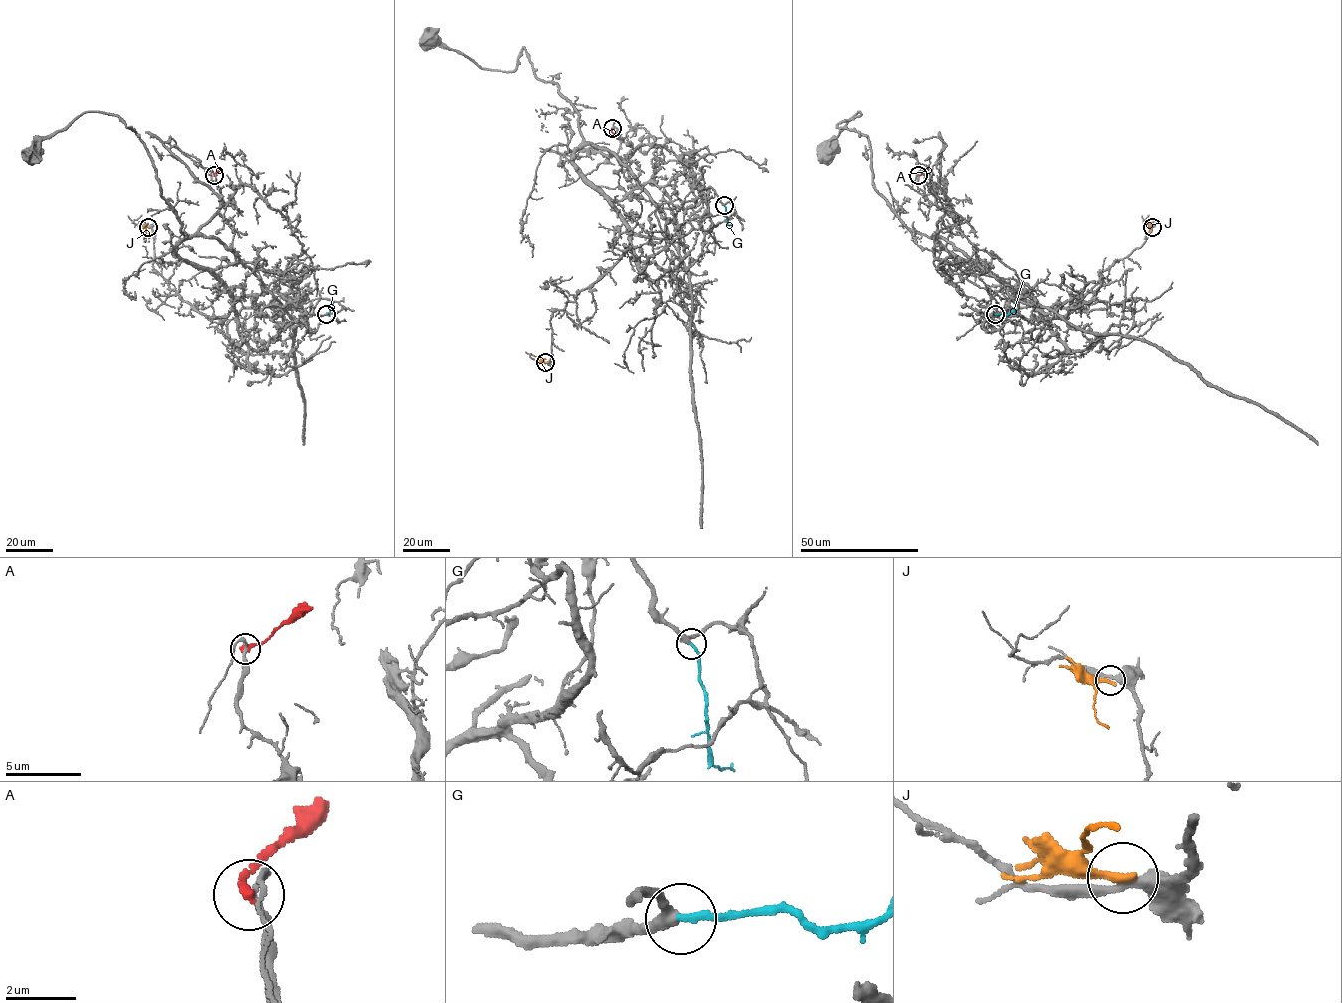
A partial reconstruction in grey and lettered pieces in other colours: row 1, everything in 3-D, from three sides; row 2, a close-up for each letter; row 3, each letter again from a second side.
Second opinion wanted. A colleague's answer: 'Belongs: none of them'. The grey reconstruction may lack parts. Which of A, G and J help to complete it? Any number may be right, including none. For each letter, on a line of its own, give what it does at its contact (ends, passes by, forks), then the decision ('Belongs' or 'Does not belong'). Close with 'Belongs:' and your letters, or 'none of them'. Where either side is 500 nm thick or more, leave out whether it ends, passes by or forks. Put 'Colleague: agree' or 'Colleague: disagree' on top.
Colleague: disagree
A: It ends there. Does not belong
G: It ends there. Belongs
J: It ends there. Does not belong
Belongs: G

